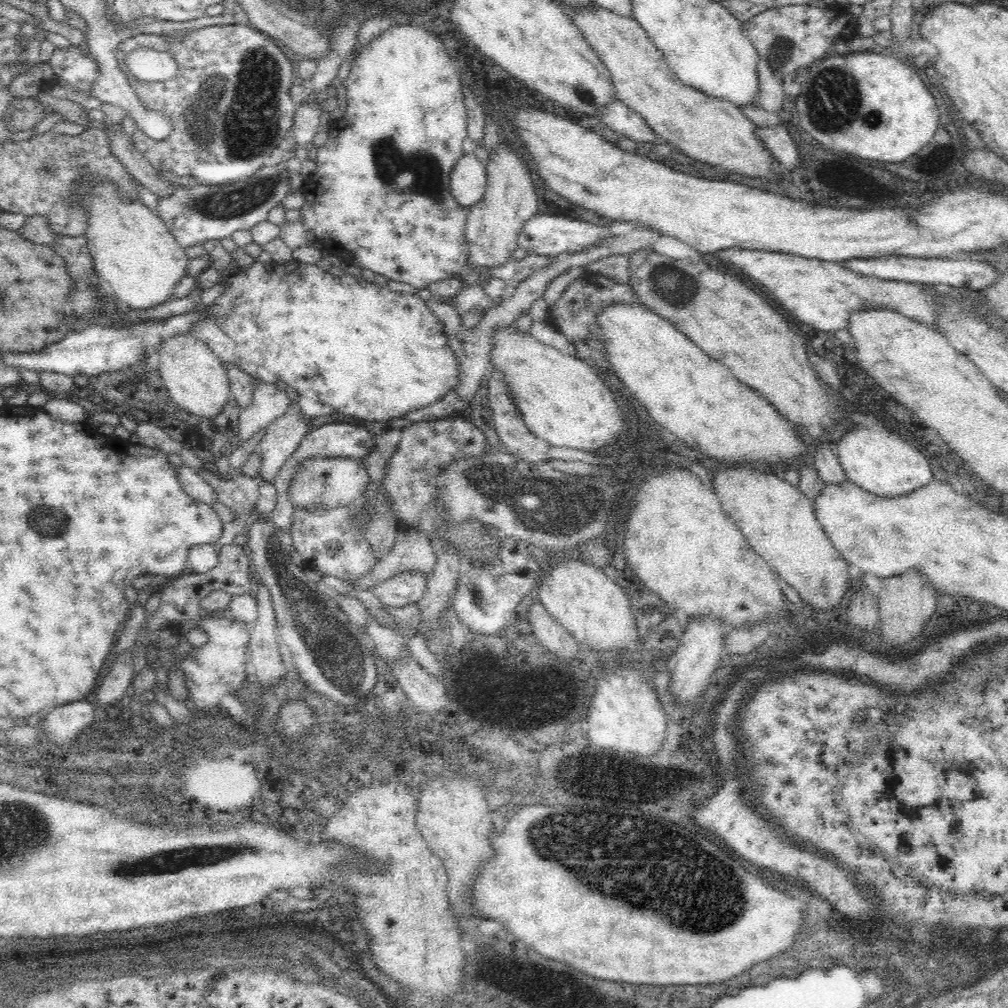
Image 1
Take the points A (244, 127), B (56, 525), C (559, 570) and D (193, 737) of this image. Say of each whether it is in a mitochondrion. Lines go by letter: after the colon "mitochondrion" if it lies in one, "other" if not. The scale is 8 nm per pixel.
A: mitochondrion
B: mitochondrion
C: other
D: mitochondrion

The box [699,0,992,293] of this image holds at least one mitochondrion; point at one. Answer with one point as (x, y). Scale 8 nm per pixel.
(847, 109)

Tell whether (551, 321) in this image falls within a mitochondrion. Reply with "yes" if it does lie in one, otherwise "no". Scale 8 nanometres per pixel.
no

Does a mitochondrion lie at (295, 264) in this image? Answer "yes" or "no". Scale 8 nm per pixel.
no

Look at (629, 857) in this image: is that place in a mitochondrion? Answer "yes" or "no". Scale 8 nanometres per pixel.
yes

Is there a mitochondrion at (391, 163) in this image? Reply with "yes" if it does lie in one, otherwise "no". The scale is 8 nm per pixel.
yes

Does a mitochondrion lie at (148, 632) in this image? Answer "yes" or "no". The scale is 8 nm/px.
no

